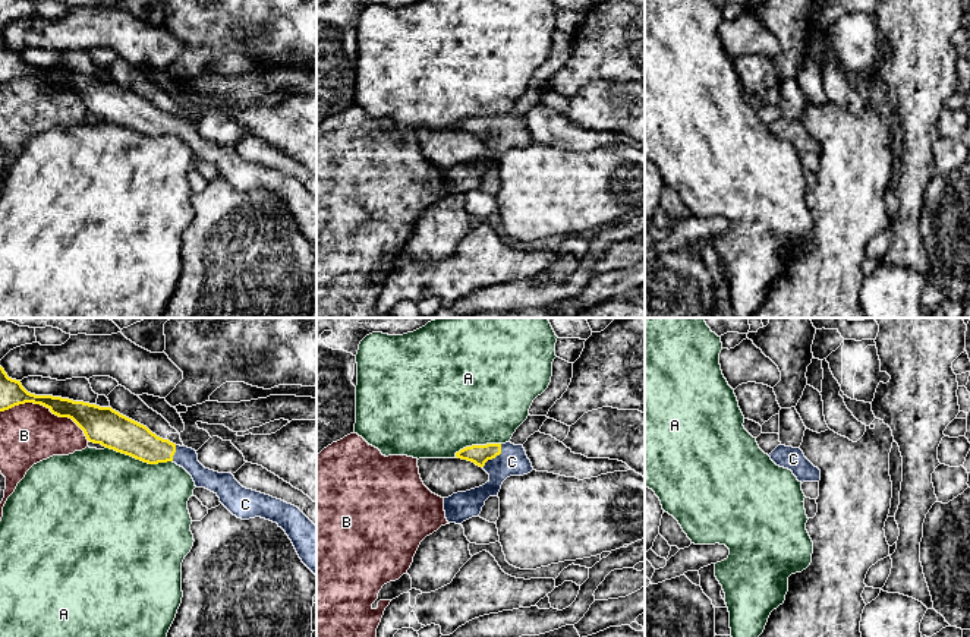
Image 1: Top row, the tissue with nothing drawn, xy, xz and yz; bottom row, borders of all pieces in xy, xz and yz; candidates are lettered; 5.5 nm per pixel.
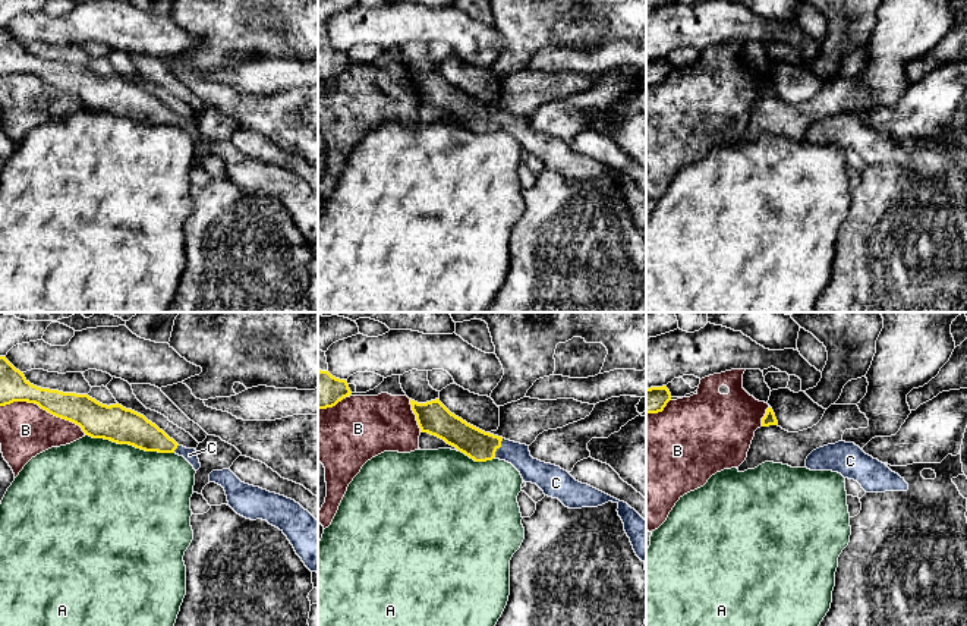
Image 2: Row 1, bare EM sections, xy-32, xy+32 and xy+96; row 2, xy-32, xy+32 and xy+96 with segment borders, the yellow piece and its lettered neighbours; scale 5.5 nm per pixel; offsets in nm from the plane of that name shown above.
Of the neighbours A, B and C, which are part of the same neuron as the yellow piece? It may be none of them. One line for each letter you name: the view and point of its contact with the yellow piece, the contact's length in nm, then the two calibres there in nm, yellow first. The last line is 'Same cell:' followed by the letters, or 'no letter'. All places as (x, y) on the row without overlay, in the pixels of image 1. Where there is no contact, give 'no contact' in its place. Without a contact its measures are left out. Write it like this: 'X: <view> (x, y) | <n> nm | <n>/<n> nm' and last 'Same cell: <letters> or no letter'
C: xz (494, 129) | 170 nm | 110/160 nm
Same cell: C

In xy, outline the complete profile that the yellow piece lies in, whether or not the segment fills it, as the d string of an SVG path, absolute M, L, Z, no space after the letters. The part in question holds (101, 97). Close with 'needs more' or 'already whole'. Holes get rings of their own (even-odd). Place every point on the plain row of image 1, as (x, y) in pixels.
M0 38L0 83L25 75L41 76L59 89L72 91L89 114L101 116L148 136L176 135L192 148L196 160L214 164L237 190L261 189L277 195L292 212L302 234L316 247L316 198L297 179L243 160L232 145L205 141L198 133L195 122L157 108L147 98L111 79L31 66L21 53L9 50Z; needs more

